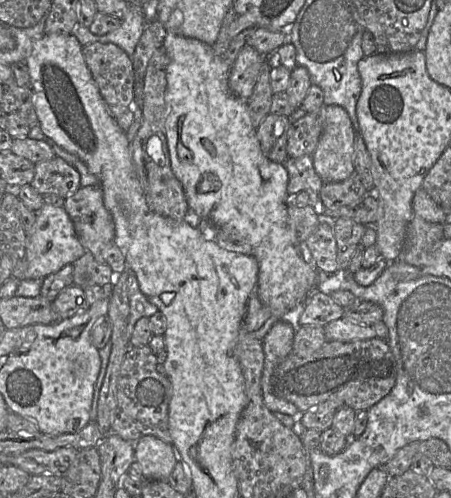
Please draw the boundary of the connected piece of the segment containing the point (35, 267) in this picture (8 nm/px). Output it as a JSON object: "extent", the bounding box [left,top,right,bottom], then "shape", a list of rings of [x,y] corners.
{"extent":[23,203,86,279],"shape":[[[44,203],[35,213],[36,221],[31,230],[26,233],[25,259],[28,267],[23,279],[44,278],[60,270],[66,264],[72,264],[86,252],[63,206]]]}

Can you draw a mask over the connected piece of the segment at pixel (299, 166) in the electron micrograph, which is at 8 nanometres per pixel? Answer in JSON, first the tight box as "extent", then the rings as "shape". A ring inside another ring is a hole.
{"extent":[284,155,325,200],"shape":[[[312,155],[288,157],[284,166],[289,175],[287,186],[289,200],[301,191],[319,195],[325,182],[314,169]]]}

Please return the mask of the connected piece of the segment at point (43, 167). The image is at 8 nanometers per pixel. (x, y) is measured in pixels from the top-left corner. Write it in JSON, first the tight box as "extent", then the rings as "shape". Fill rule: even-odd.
{"extent":[30,156,81,198],"shape":[[[58,156],[35,164],[30,185],[40,195],[55,194],[62,198],[81,187],[78,171]]]}

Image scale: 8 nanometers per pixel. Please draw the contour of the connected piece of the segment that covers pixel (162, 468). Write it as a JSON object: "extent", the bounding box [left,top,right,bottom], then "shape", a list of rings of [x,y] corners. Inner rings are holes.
{"extent":[134,435,183,481],"shape":[[[152,435],[142,436],[135,442],[134,458],[139,463],[145,480],[168,481],[175,464],[183,461],[172,444]]]}

